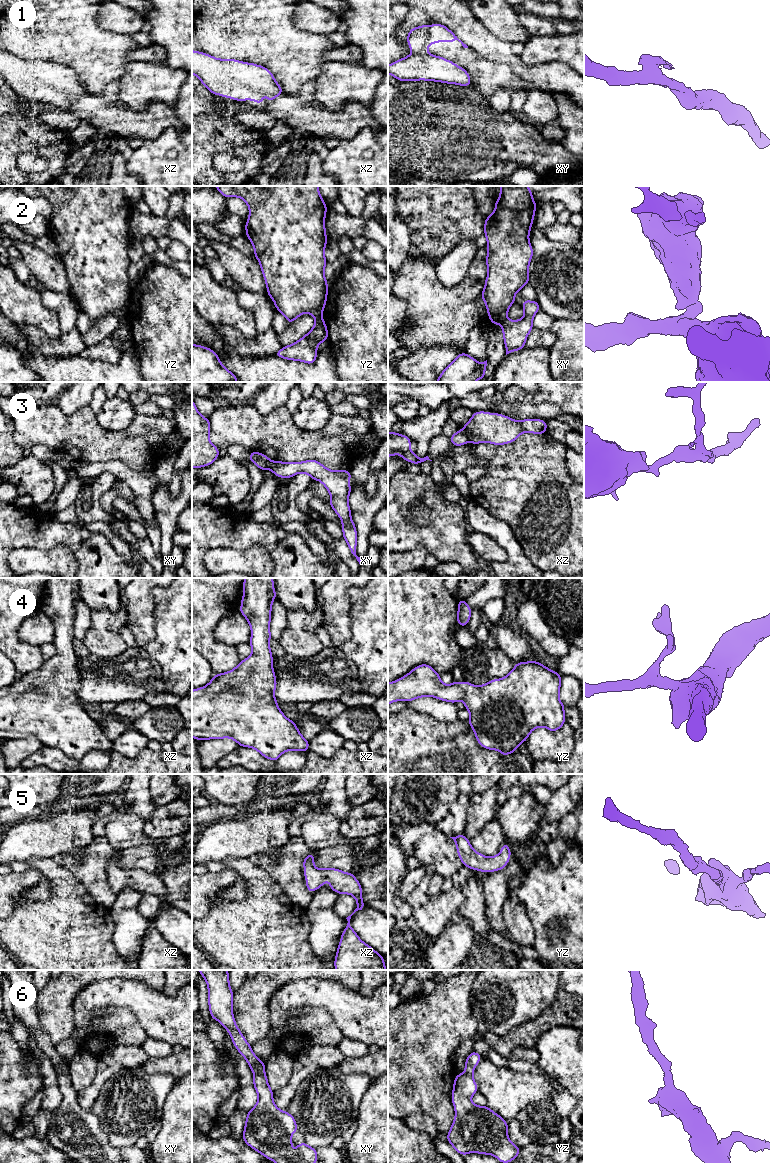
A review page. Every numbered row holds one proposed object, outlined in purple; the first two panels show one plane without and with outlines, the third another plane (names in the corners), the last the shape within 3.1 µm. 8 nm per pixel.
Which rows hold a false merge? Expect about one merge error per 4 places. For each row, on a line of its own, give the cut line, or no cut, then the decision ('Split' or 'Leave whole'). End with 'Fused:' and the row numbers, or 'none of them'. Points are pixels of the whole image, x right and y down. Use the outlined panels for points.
1: No split. Leave whole
2: Split along xy (506, 319), (500, 323). Split
3: Split along xz (461, 430), (469, 440). Split
4: No split. Leave whole
5: No split. Leave whole
6: No split. Leave whole
Fused: 2, 3

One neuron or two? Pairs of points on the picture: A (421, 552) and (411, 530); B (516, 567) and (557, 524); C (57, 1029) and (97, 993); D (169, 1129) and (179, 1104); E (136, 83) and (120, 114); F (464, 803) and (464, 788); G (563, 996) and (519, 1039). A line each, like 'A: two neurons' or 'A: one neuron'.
A: two neurons
B: two neurons
C: two neurons
D: one neuron
E: two neurons
F: one neuron
G: one neuron

